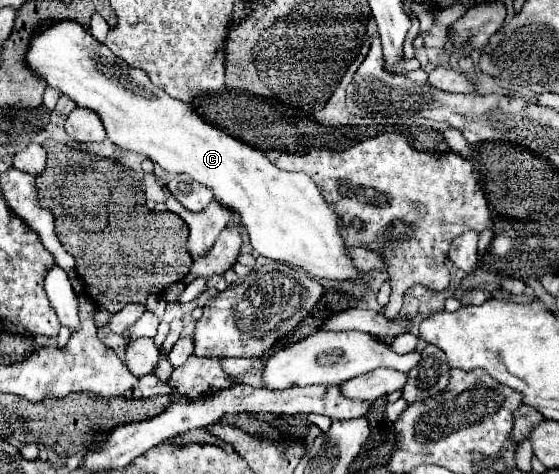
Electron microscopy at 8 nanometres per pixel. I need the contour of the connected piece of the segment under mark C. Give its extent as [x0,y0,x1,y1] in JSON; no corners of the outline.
[26,20,362,282]

